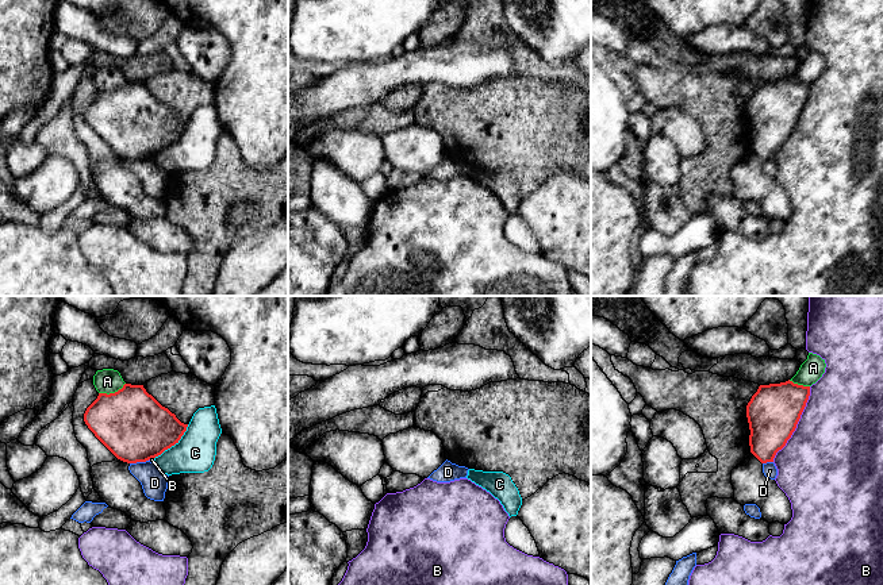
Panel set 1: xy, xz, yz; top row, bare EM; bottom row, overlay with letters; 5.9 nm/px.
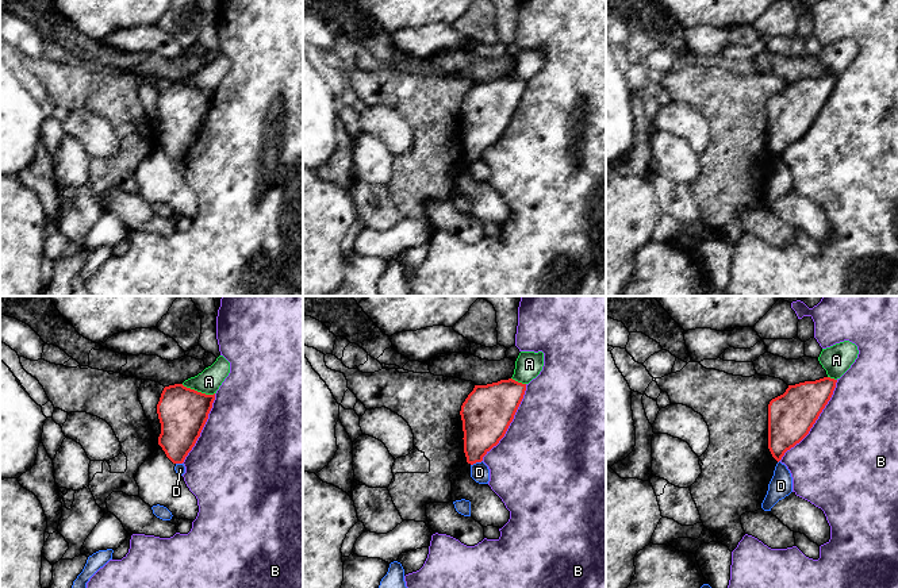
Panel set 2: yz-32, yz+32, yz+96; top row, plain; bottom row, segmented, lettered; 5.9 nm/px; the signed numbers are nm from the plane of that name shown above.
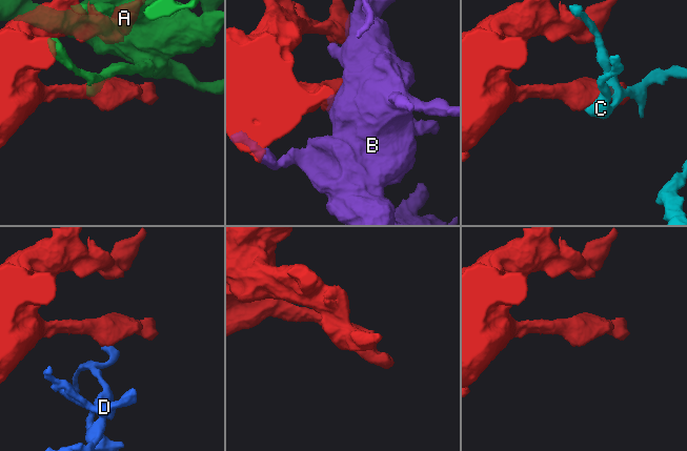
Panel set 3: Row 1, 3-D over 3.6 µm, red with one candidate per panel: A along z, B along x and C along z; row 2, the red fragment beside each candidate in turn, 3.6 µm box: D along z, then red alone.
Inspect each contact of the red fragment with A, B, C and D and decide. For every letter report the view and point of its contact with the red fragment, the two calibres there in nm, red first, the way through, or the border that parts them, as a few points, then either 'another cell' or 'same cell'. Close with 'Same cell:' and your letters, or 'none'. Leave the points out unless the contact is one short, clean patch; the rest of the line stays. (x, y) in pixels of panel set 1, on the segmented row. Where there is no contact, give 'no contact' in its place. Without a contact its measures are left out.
A: xy (112, 393) | 400/140 nm | another cell
B: yz (797, 423) | 320/500 nm | another cell
C: xy (173, 445) | 400/240 nm | another cell
D: xy (138, 461) | 400/160 nm | along xy (148, 460), (130, 464) | another cell
Same cell: none

